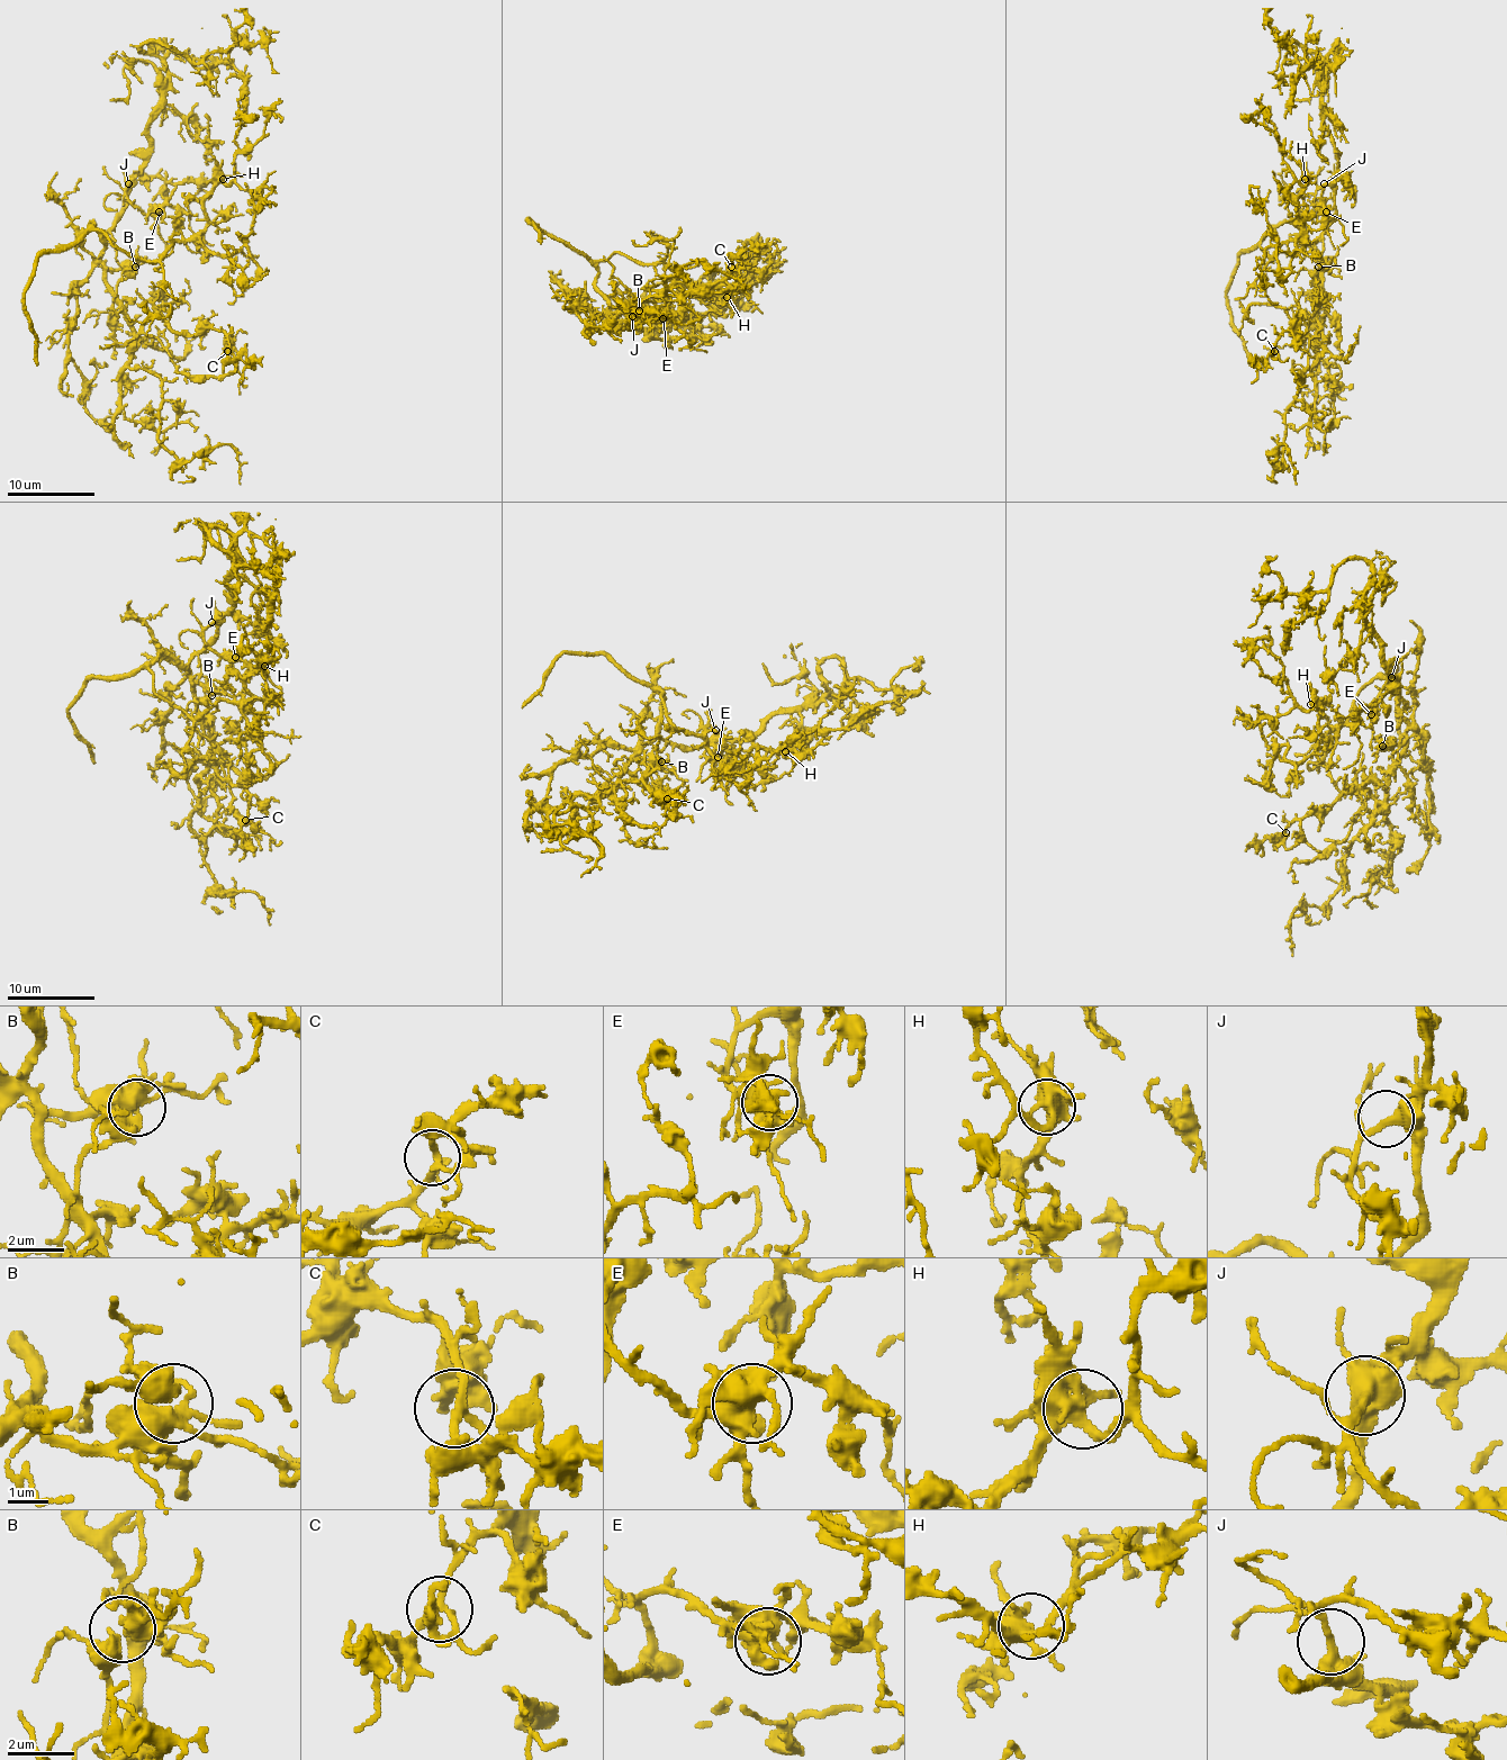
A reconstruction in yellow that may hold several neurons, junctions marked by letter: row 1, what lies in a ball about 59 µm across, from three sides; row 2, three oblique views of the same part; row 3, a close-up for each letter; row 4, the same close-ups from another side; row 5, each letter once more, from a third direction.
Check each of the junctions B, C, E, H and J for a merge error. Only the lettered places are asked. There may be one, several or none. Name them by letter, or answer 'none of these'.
none of these

